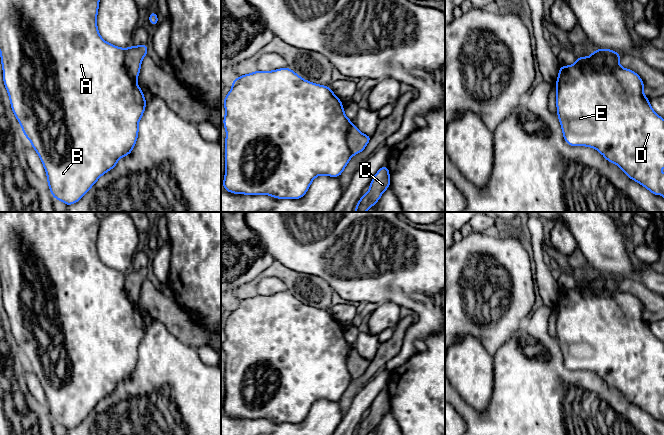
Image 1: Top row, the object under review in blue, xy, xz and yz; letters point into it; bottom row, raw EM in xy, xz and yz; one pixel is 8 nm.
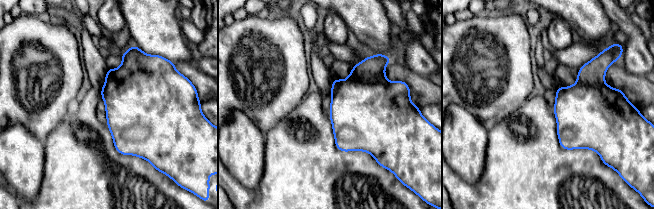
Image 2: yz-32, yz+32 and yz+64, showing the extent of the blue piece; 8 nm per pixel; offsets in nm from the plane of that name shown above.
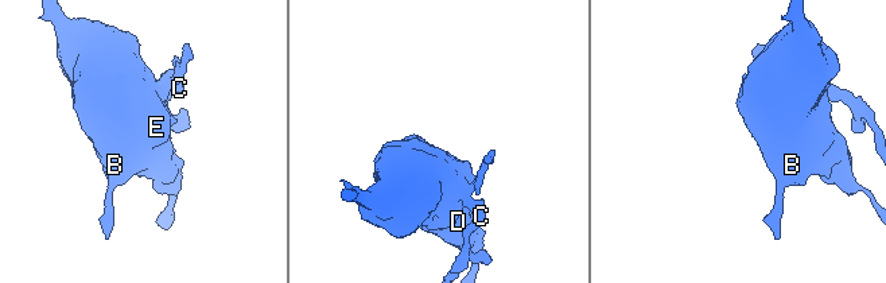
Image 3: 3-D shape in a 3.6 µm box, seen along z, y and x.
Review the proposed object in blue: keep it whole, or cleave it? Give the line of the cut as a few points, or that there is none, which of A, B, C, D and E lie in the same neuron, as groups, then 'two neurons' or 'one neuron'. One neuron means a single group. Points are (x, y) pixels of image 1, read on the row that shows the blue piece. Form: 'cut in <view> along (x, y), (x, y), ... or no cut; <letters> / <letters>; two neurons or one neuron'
cut in yz along (587, 57), (587, 62), (595, 68), (599, 68), (604, 63); A B D E / C; two neurons

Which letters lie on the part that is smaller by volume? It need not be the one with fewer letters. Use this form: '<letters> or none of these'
C

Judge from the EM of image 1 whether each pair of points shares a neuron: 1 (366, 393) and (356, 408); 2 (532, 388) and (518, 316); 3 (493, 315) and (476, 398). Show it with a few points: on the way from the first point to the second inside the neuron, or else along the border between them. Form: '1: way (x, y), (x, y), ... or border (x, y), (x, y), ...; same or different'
1: way (365, 397), (360, 404); same
2: border (524, 323), (521, 332); different
3: border (468, 335), (475, 338), (492, 356); different

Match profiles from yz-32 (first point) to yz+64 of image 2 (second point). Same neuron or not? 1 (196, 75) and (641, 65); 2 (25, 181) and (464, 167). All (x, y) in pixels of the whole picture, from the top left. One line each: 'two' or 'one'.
1: two
2: one

